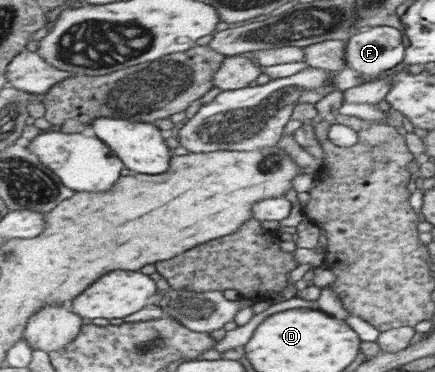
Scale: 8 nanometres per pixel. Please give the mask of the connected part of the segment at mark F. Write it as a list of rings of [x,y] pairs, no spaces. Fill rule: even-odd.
[[[370,27],[355,31],[345,44],[343,61],[347,68],[359,73],[361,82],[370,82],[403,59],[401,33],[389,27]]]

